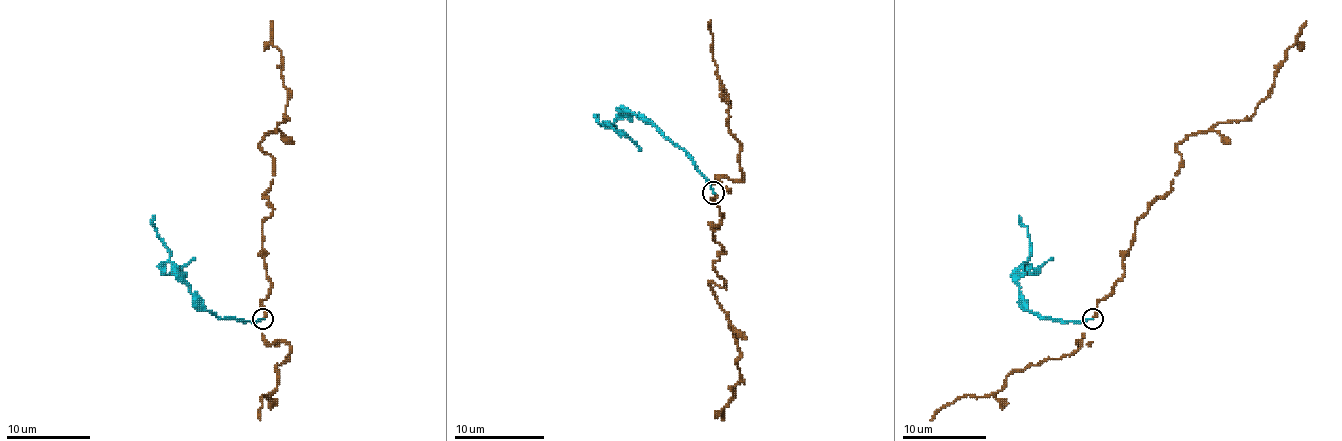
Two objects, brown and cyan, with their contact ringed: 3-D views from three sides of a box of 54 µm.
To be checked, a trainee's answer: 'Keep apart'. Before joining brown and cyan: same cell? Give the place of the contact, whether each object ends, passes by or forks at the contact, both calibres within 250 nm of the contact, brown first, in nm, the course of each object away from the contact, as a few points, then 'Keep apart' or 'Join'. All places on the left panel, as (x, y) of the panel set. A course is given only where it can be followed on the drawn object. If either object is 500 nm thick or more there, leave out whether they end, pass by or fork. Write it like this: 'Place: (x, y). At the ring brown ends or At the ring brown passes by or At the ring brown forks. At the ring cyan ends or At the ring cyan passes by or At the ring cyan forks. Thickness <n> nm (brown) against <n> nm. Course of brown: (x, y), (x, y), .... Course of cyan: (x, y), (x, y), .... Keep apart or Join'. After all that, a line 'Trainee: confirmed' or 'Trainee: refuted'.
Place: (263, 318). At the ring brown ends. At the ring cyan ends. Thickness 180 nm (brown) against 170 nm. Course of brown: (262, 319), (271, 291), (262, 224), (273, 207), (262, 196), (273, 158), (260, 146), (287, 118), (271, 21). Course of cyan: (262, 319), (218, 319), (190, 291), (184, 276), (169, 262), (165, 264), (165, 272), (169, 274), (195, 257). Keep apart
Trainee: confirmed

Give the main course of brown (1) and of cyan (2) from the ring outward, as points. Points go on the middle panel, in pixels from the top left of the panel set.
1: (713, 193), (722, 213), (713, 238), (724, 251), (713, 269), (724, 287), (710, 283), (740, 359), (722, 420)
2: (713, 193), (708, 179), (686, 153), (652, 123), (629, 112), (609, 126), (641, 150)

